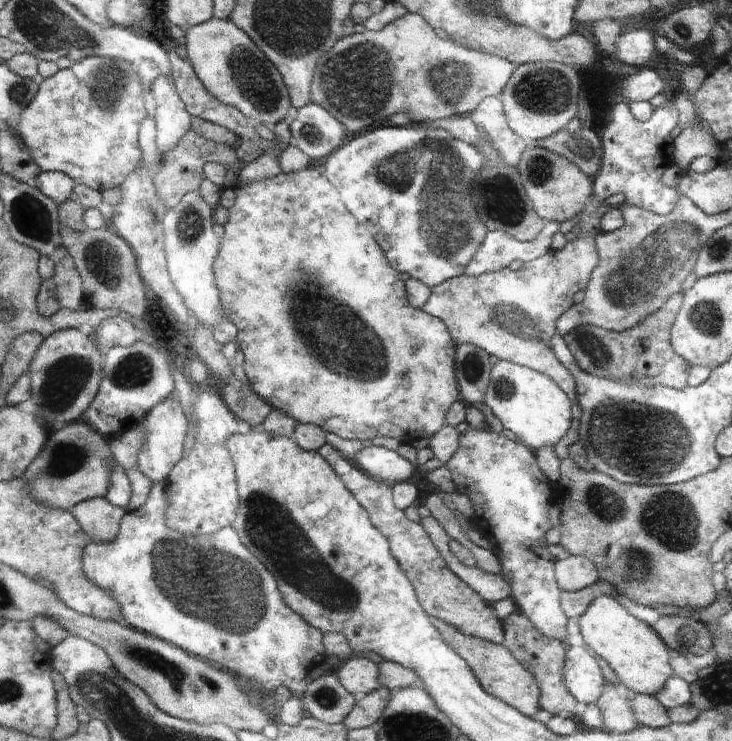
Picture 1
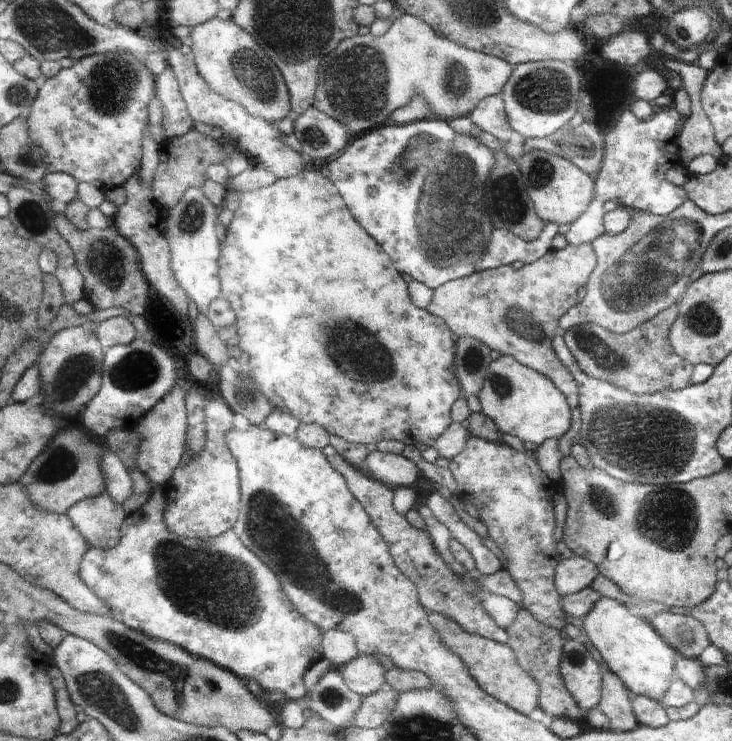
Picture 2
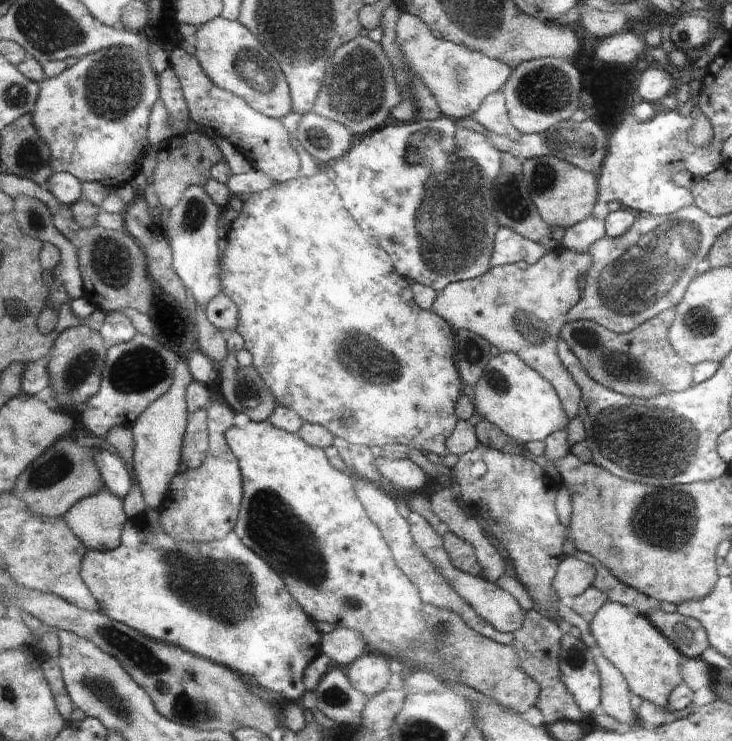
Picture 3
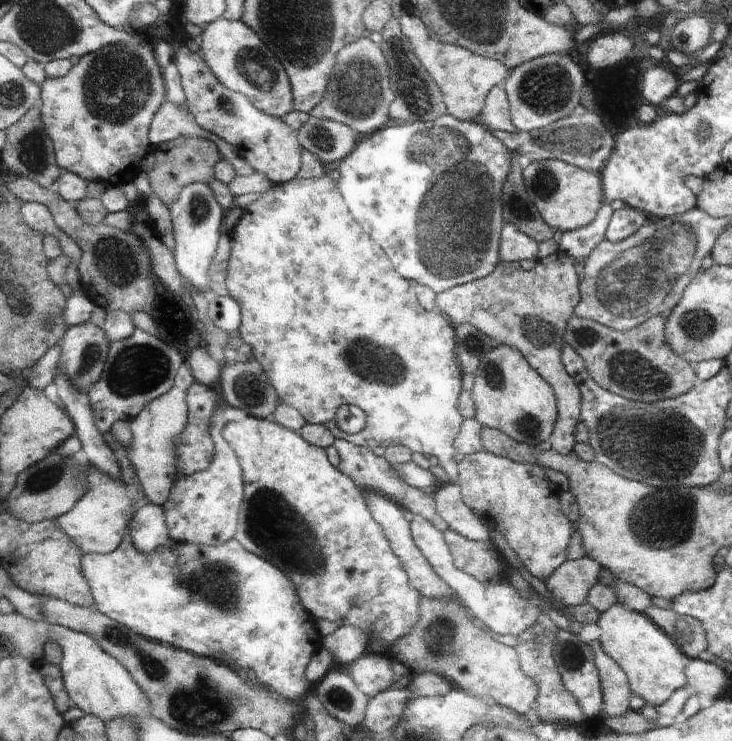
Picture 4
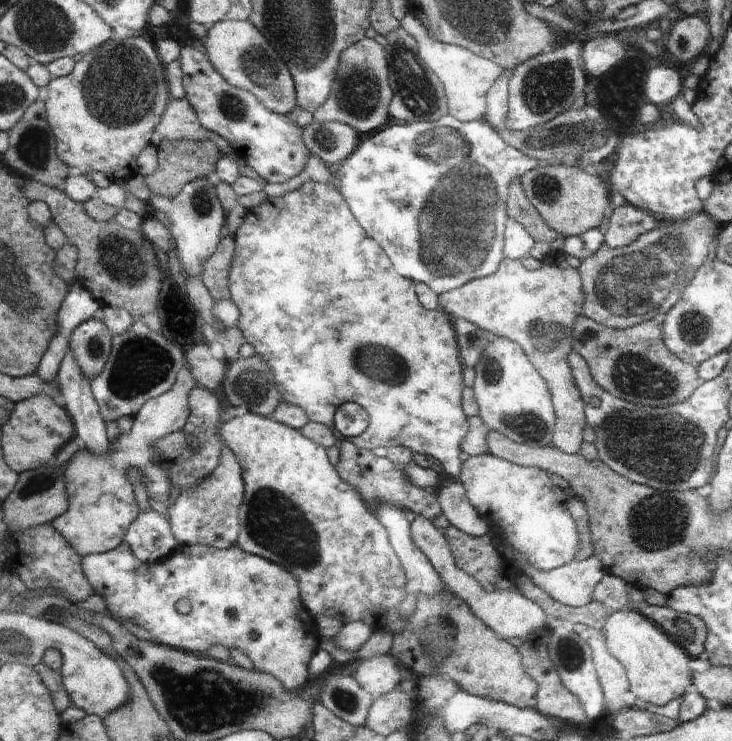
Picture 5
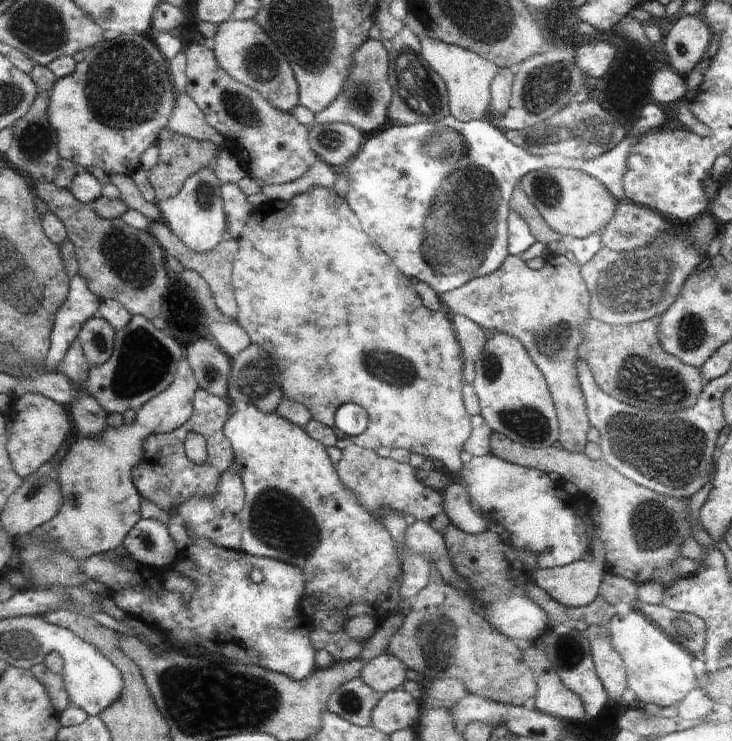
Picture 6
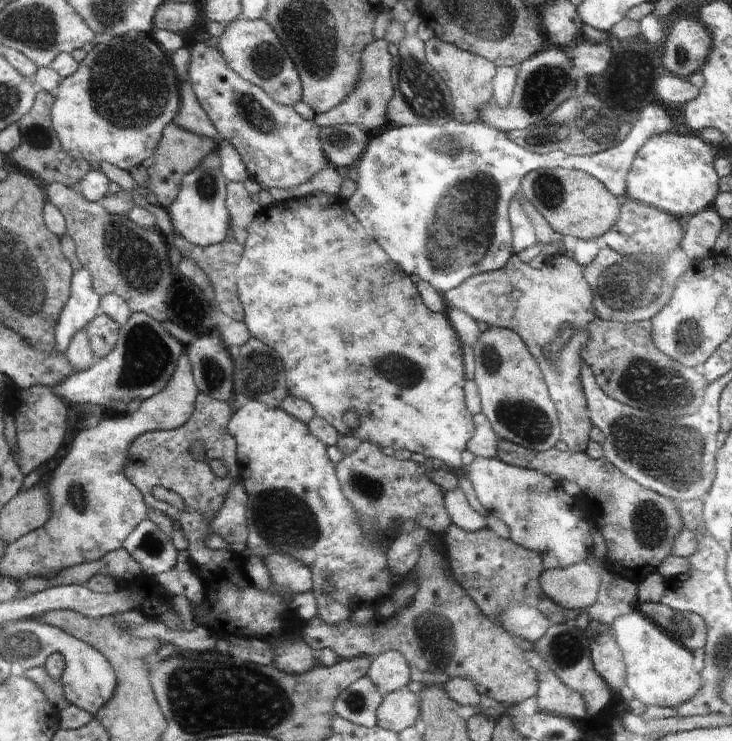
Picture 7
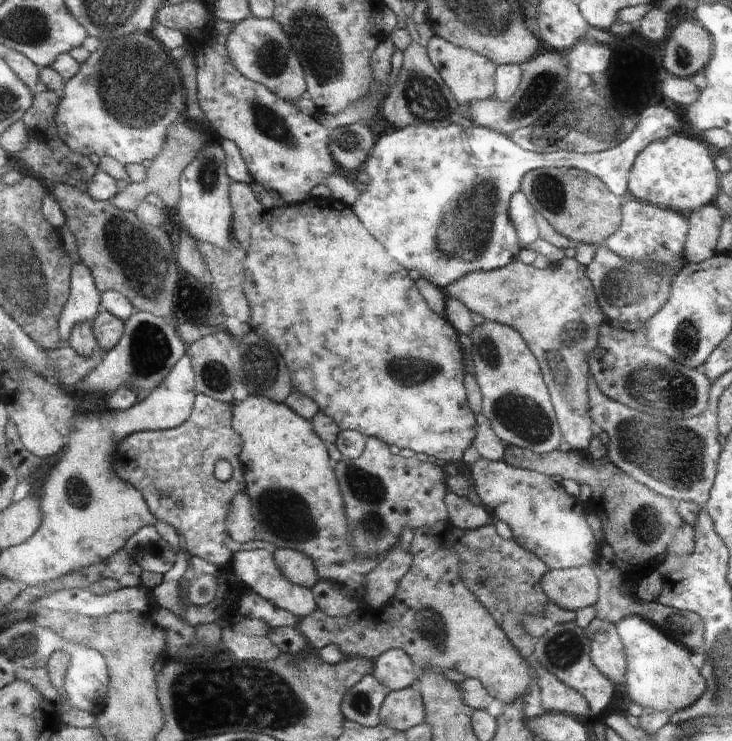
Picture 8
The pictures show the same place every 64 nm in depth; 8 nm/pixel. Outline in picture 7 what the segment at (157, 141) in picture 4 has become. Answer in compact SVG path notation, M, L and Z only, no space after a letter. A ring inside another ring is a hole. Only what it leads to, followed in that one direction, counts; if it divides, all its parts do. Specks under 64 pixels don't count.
M188 75L182 81L182 106L180 106L180 112L178 112L178 118L176 118L174 124L192 132L192 134L206 136L206 138L215 140L217 143L222 140L220 132L212 125L206 112L198 104L198 100L196 100L192 88L190 88Z

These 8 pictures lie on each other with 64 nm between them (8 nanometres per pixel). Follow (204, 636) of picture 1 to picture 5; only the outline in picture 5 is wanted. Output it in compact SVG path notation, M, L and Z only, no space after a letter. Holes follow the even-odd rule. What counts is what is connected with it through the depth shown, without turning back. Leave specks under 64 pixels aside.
M125 540L116 550L83 557L84 570L88 580L94 586L94 592L107 602L107 607L114 618L122 618L134 622L147 629L156 637L156 640L162 640L165 645L174 646L180 648L180 650L188 650L188 652L204 652L208 646L216 646L216 644L220 644L220 646L224 646L224 648L238 648L240 652L244 652L244 654L252 660L252 664L254 664L255 668L272 674L272 676L276 676L276 678L279 678L289 689L297 689L300 685L306 683L306 680L308 680L308 664L310 664L314 652L318 650L318 646L321 646L323 636L318 636L318 632L316 632L317 624L314 624L314 616L310 616L310 612L300 604L301 592L298 592L296 578L283 566L280 566L278 563L273 563L268 559L251 555L237 545L232 545L227 549L217 549L216 547L209 547L204 544L179 544L177 548L172 551L168 559L163 559L158 562L144 562L140 560L140 557L136 556L135 551L132 550L132 547L133 546L128 544L128 541ZM182 598L190 600L192 608L190 608L190 612L187 614L181 614L176 609L176 604L178 604Z

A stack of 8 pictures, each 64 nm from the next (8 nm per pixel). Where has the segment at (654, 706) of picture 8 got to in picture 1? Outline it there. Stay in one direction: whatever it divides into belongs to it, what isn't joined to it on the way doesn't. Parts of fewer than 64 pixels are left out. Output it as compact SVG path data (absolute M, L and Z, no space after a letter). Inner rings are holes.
M599 594L580 618L580 633L585 645L602 657L620 680L622 689L629 695L641 693L656 695L672 676L671 657L662 640L640 620L630 616L614 597Z

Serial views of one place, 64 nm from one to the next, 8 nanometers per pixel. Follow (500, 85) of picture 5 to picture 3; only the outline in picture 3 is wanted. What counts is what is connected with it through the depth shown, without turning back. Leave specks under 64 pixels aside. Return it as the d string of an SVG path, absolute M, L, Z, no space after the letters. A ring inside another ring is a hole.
M501 90L489 96L483 105L471 115L471 119L497 135L507 136L512 141L520 140L522 134L512 126L507 112L506 96Z

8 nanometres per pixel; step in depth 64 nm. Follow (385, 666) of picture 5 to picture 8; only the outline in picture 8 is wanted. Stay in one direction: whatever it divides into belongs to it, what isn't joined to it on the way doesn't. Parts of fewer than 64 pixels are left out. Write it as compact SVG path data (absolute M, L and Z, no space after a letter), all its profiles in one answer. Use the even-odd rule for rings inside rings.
M391 649L373 661L375 665L371 674L384 686L384 694L415 685L413 664L406 652Z

